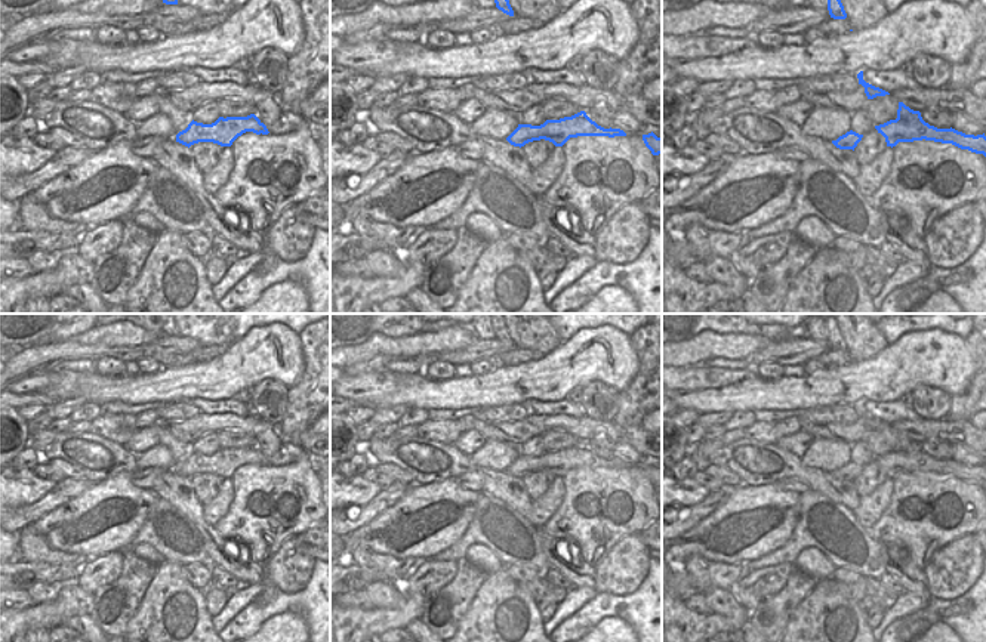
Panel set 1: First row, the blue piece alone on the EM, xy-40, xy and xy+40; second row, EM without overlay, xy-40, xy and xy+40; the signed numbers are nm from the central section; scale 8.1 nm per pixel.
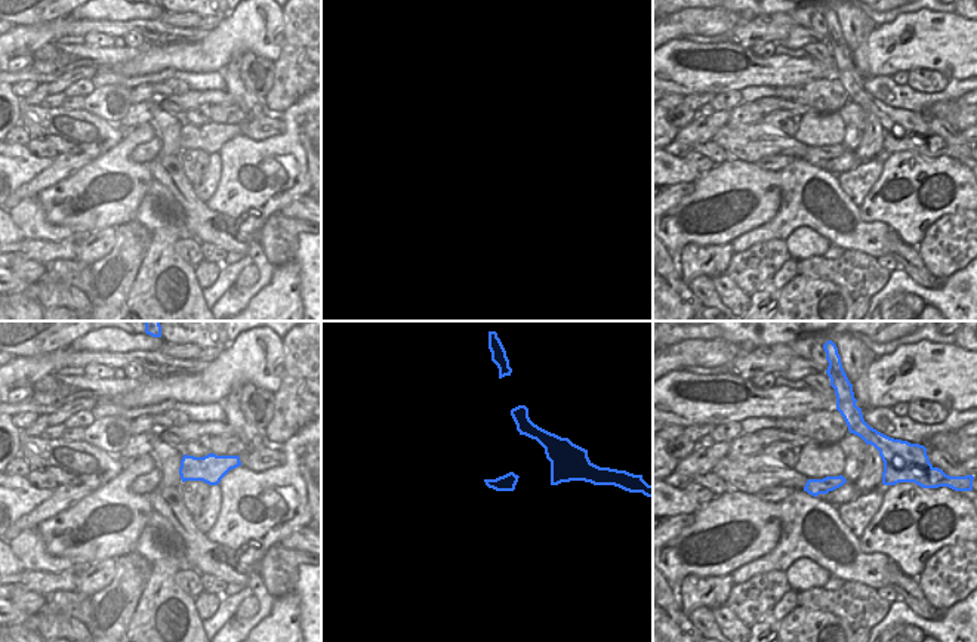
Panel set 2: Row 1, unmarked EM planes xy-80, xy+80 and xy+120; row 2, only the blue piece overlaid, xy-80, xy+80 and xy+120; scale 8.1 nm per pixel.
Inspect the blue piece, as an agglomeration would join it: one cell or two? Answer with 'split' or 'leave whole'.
split

